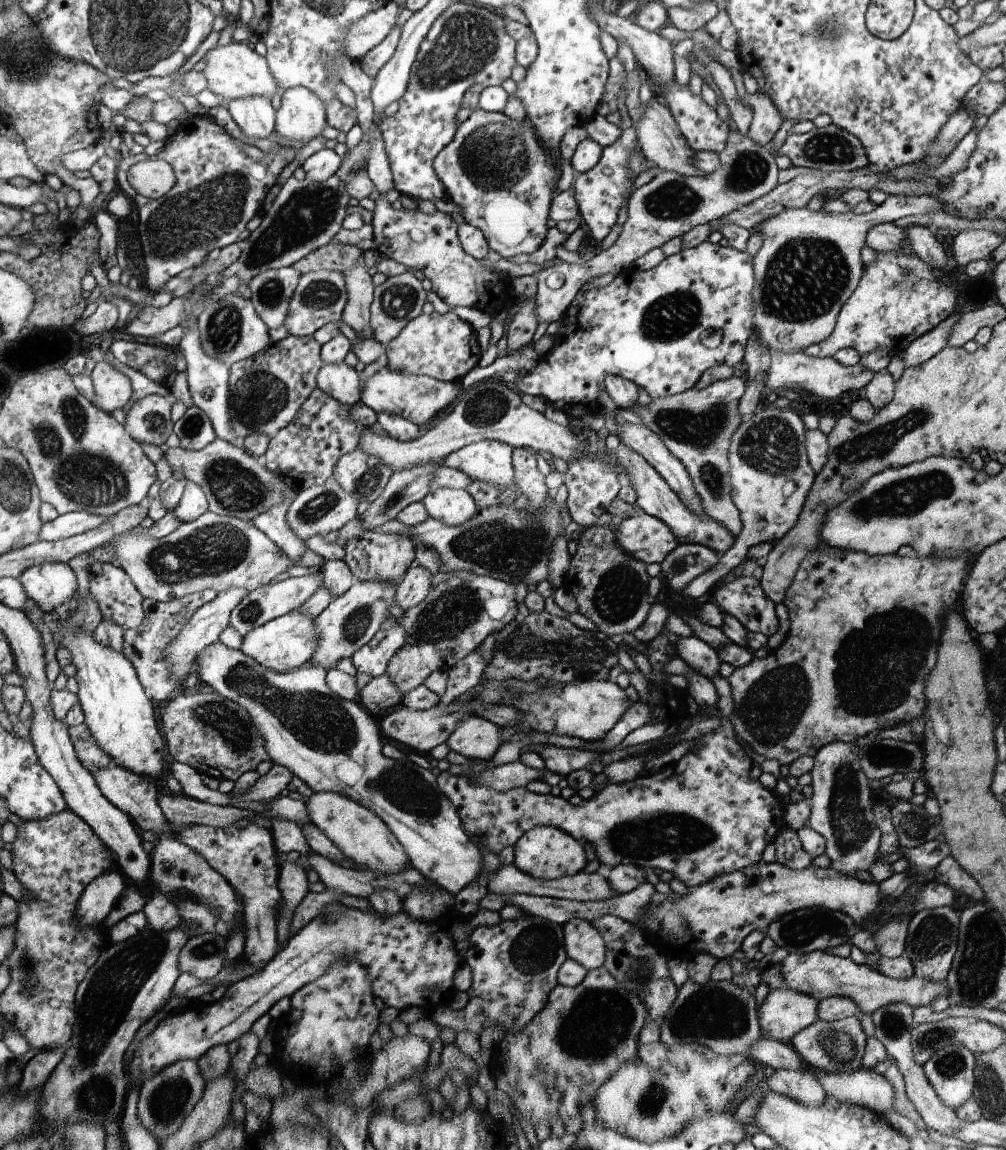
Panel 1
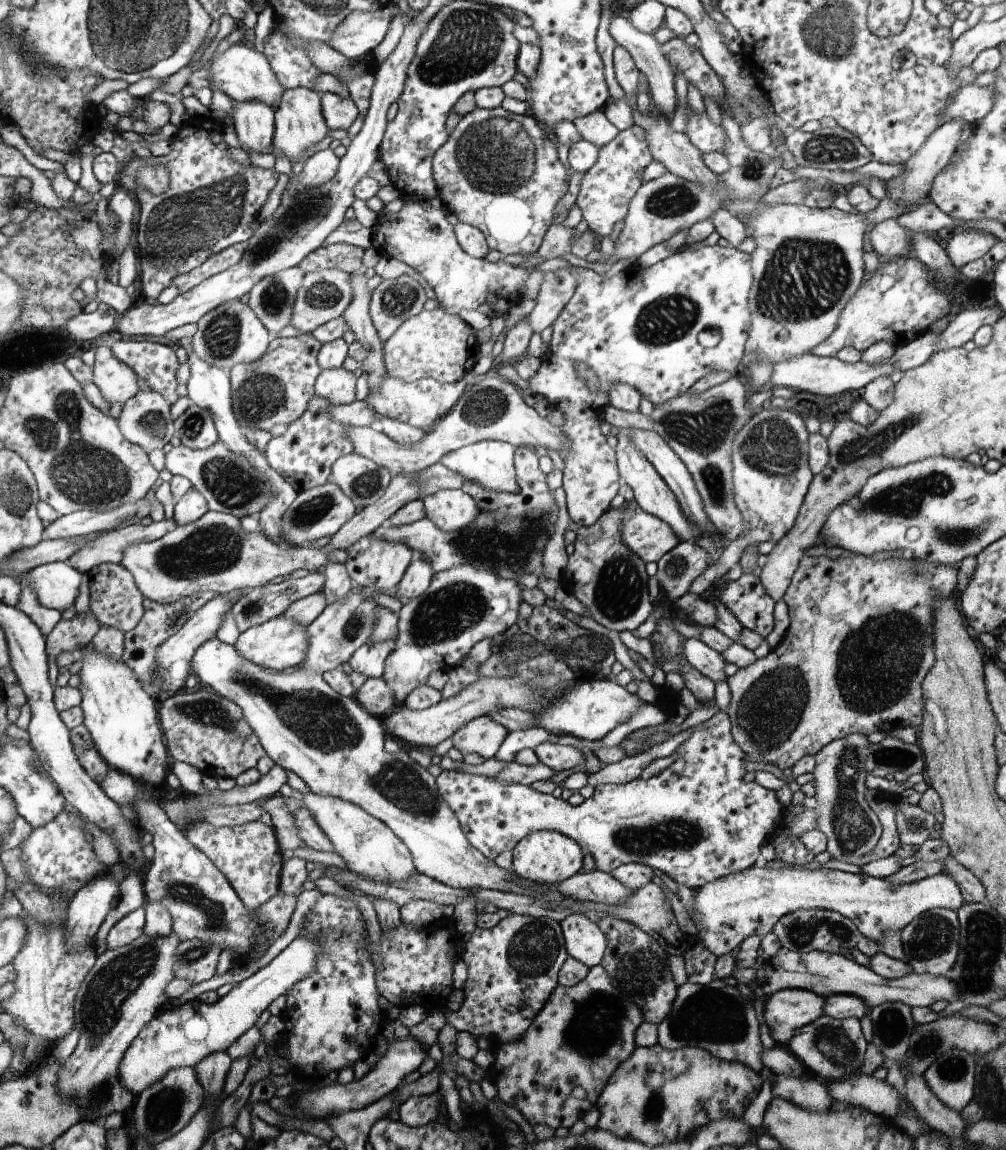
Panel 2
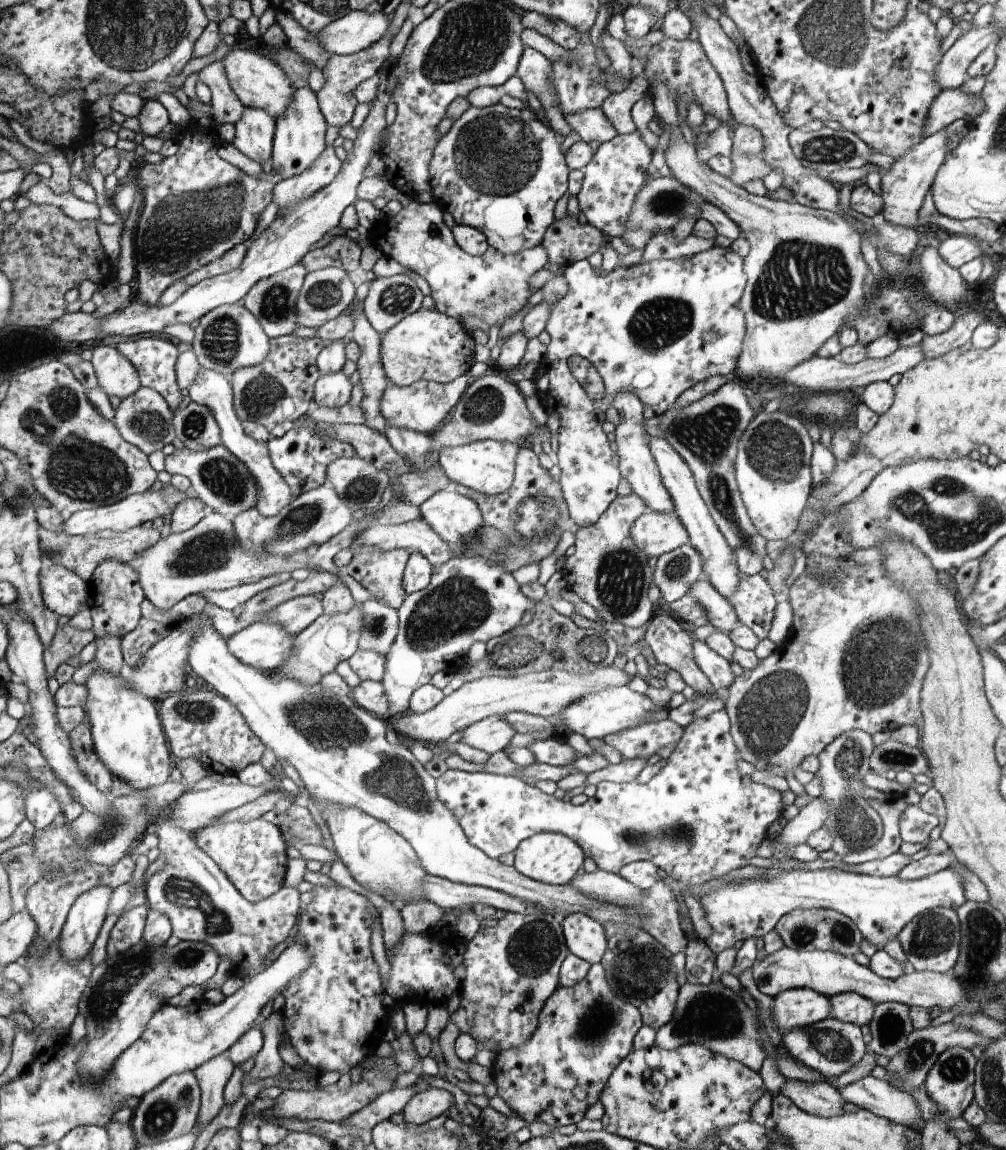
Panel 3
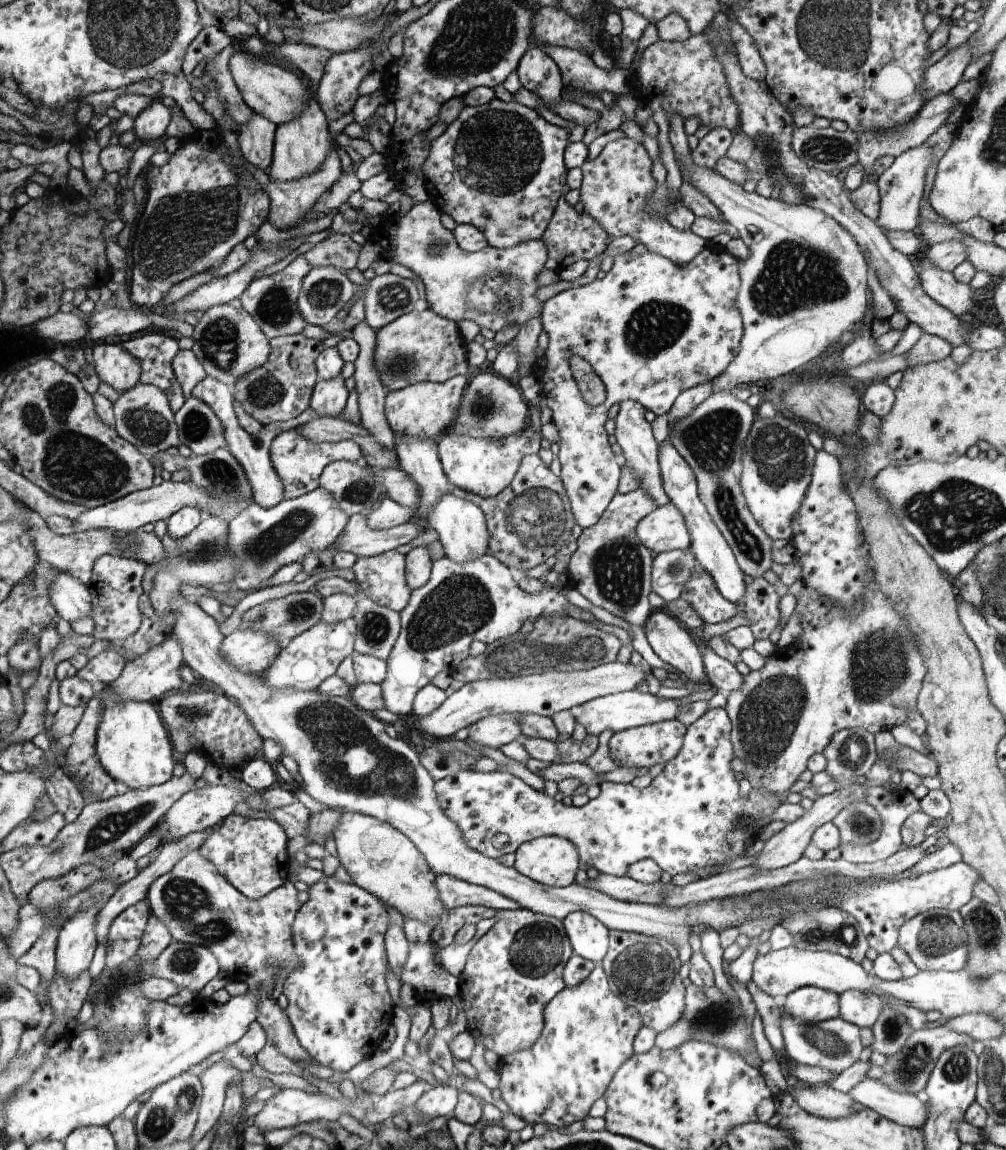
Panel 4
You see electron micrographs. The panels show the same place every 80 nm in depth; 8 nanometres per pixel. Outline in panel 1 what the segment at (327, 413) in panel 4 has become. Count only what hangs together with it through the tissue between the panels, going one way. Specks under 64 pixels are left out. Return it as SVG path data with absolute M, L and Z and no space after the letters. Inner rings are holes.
M345 362L323 365L318 374L318 388L345 405L353 406L362 400L356 369Z

